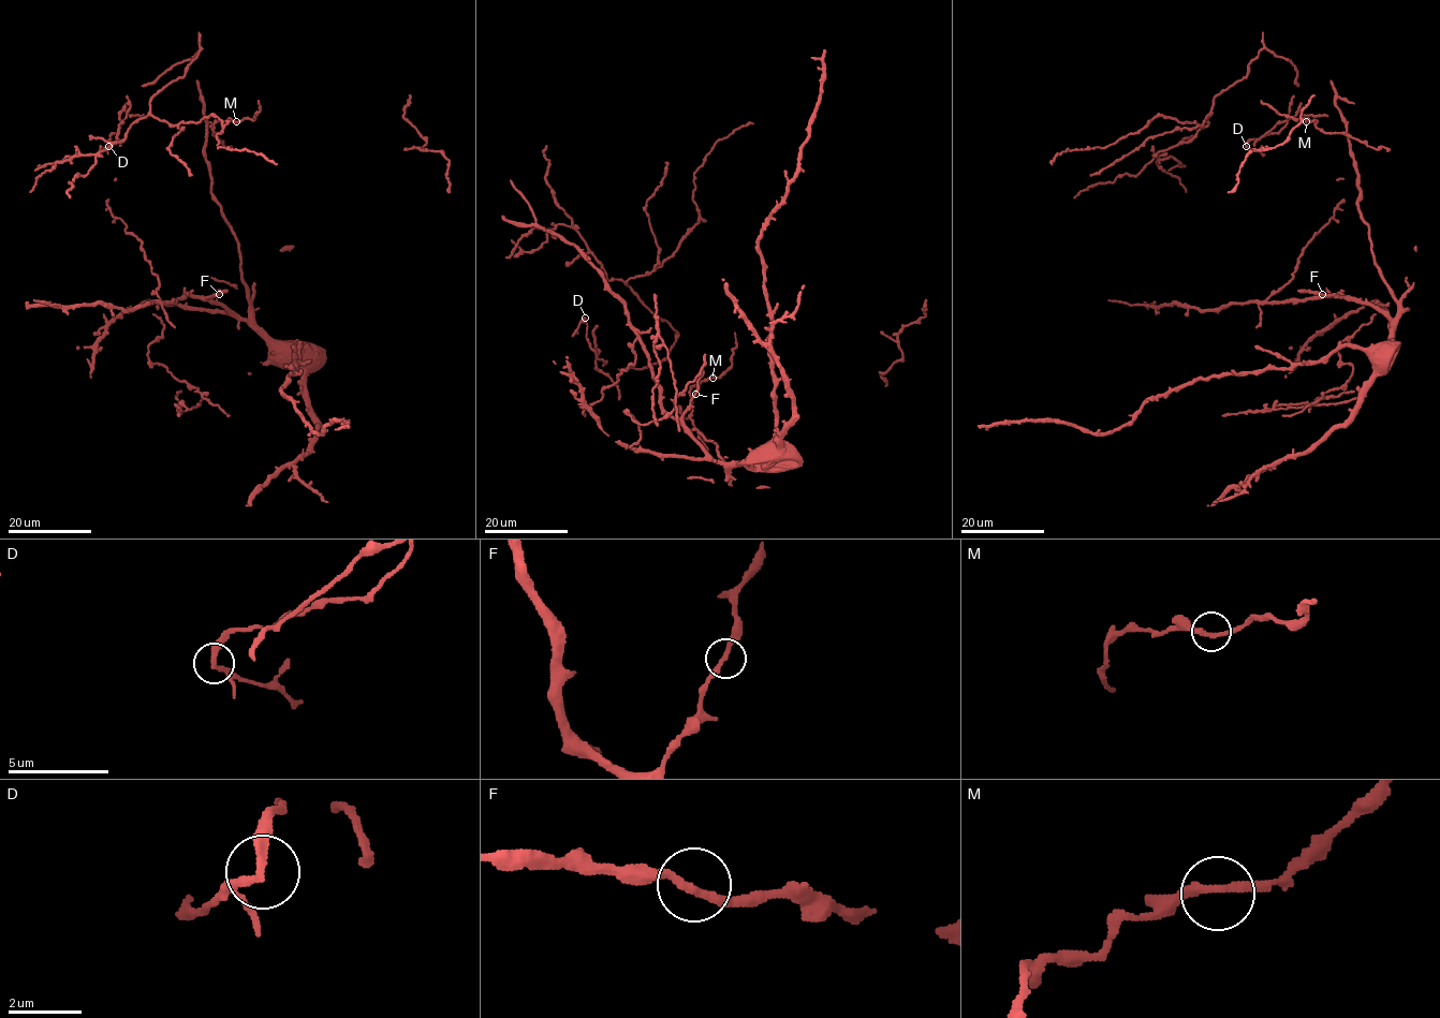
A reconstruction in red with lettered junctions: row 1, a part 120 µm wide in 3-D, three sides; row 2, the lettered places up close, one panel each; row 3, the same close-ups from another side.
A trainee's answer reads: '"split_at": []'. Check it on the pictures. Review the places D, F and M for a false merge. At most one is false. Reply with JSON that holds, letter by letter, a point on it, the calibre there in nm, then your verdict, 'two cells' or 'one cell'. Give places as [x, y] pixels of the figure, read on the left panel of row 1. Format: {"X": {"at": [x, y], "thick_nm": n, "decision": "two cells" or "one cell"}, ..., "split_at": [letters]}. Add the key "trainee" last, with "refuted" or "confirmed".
{"D": {"at": [108, 146], "thick_nm": 240, "decision": "two cells"}, "F": {"at": [219, 294], "thick_nm": 240, "decision": "one cell"}, "M": {"at": [236, 121], "thick_nm": 220, "decision": "one cell"}, "split_at": ["D"], "trainee": "refuted"}

